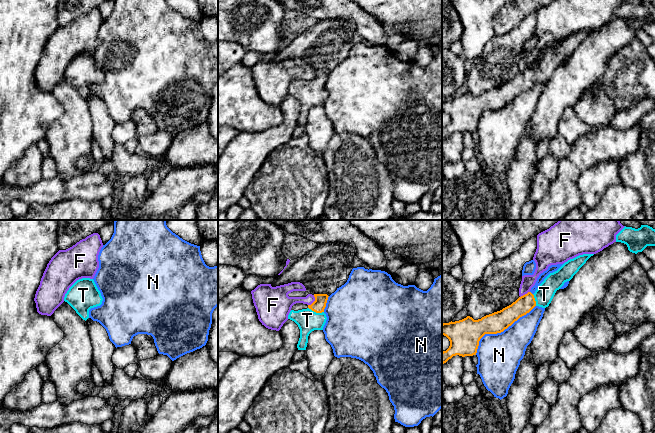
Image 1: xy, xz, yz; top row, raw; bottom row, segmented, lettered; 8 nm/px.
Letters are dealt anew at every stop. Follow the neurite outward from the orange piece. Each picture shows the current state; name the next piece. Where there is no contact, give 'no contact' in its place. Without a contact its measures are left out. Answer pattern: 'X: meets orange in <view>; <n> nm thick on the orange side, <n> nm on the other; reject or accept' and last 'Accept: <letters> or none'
F: meets orange in xz; 110 nm thick on the orange side, 150 nm on the other; reject
N: meets orange in yz; 200 nm thick on the orange side, 340 nm on the other; reject
T: meets orange in xz; 110 nm thick on the orange side, 180 nm on the other; accept
Accept: T

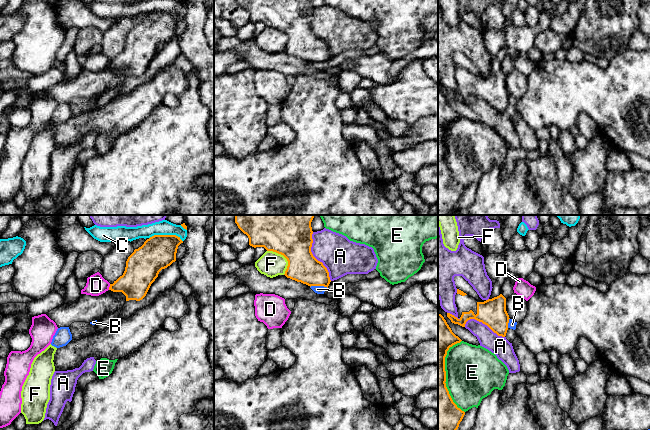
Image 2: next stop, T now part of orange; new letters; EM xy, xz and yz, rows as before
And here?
A: meets orange in xz; 280 nm thick on the orange side, 300 nm on the other; reject
B: meets orange in xz; 240 nm thick on the orange side, 60 nm on the other; reject
C: meets orange in xy; 280 nm thick on the orange side, 110 nm on the other; reject
D: meets orange in xy; 240 nm thick on the orange side, 160 nm on the other; reject
E: meets orange in yz; 240 nm thick on the orange side, 440 nm on the other; reject
F: meets orange in xz; 280 nm thick on the orange side, 200 nm on the other; reject
Accept: none

